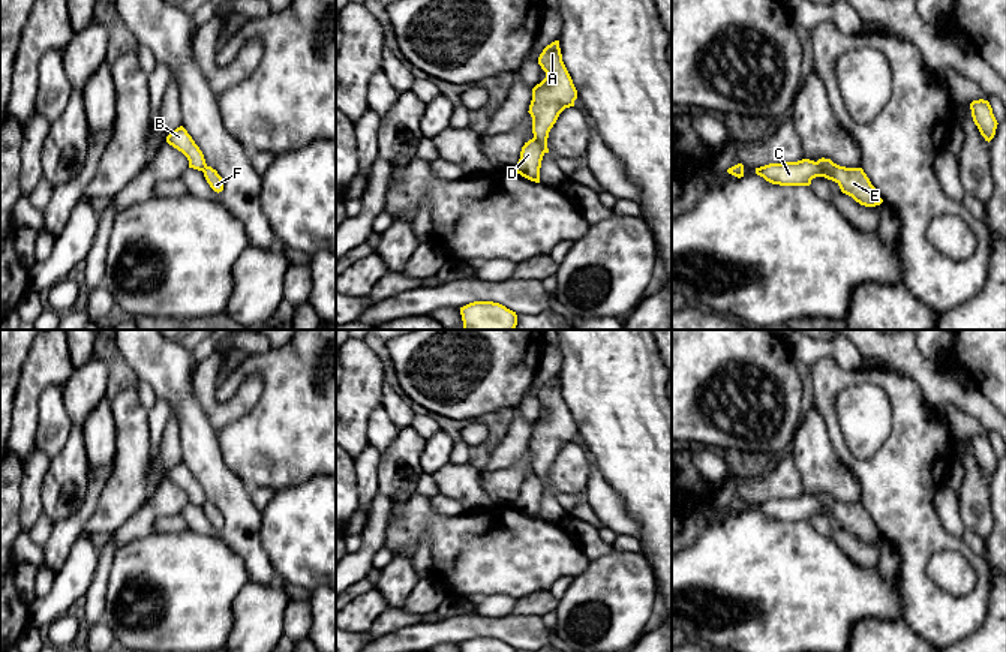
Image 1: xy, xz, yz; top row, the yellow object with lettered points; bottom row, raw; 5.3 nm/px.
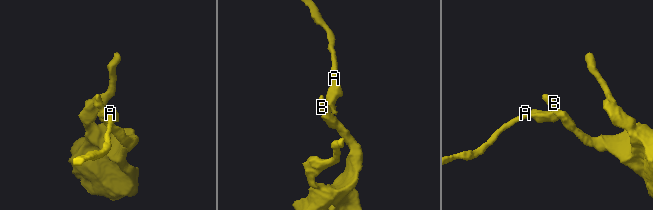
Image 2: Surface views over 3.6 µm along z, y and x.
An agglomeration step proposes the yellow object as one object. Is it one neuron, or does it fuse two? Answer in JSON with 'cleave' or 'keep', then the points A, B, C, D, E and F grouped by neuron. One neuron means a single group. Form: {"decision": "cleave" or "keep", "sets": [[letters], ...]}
{"decision": "cleave", "sets": [["A", "C", "F"], ["B", "D", "E"]]}

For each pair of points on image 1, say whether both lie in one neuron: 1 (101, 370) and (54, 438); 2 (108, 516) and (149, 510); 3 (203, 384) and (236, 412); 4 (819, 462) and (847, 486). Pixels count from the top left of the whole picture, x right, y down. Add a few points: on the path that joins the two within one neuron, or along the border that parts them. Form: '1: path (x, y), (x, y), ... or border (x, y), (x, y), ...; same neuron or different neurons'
1: path (84, 387), (54, 417), (54, 421); same neuron
2: border (150, 492), (149, 498), (119, 528), (108, 532); different neurons
3: path (206, 394), (225, 412); same neuron
4: path (826, 469), (840, 480); same neuron

